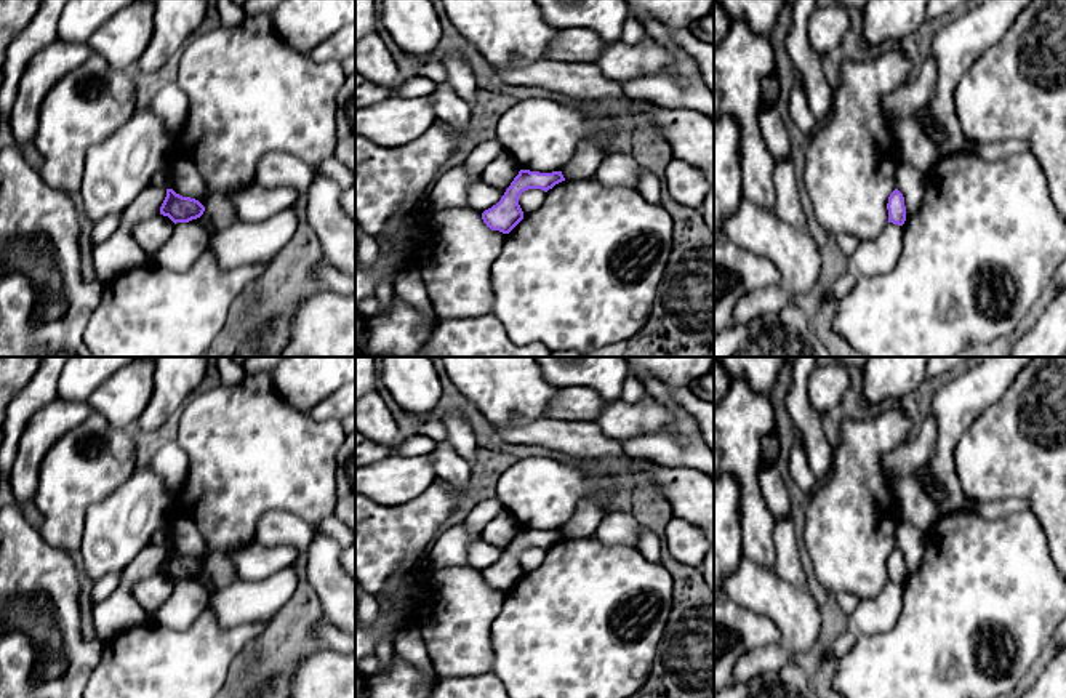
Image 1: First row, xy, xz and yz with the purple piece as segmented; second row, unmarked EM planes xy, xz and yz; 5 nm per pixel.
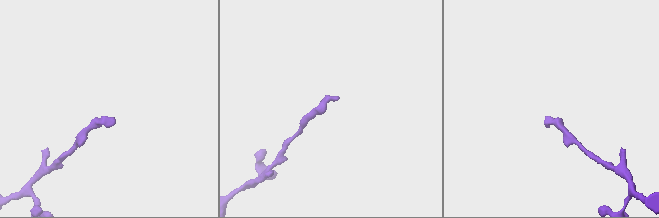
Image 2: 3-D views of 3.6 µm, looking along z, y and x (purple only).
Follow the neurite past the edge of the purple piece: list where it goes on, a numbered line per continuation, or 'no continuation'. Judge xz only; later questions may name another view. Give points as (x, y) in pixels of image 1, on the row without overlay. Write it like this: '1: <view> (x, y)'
no continuation

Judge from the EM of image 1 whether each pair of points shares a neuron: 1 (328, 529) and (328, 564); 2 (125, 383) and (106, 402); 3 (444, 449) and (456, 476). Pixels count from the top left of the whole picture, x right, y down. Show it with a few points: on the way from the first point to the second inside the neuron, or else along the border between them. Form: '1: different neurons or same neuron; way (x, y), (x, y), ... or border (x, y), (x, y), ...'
1: different neurons; border (316, 529), (330, 535), (338, 545)
2: same neuron; way (120, 388), (111, 397)
3: same neuron; way (444, 455), (452, 469)

